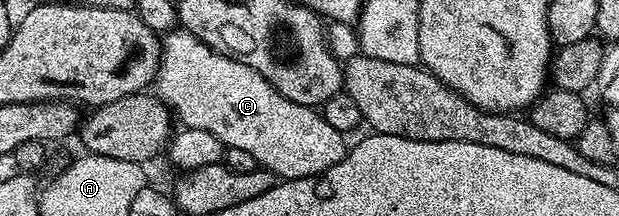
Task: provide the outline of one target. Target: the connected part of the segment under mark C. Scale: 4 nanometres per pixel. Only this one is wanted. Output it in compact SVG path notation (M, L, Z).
M184 30L164 33L155 95L168 106L170 113L184 127L207 130L215 134L215 138L219 138L219 142L223 142L226 148L247 150L247 154L255 158L258 166L281 180L319 176L331 170L331 166L344 158L347 151L346 137L335 130L335 126L330 126L317 108L308 108L291 102L291 98L283 98L283 94L279 94L275 86L263 78L263 74L251 70L251 66L235 58L224 56L222 52L214 52L203 41L196 40L190 32Z

